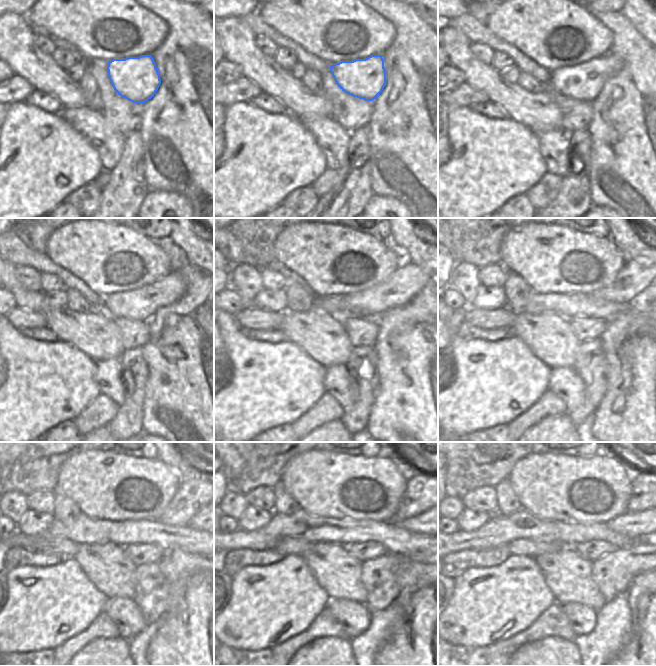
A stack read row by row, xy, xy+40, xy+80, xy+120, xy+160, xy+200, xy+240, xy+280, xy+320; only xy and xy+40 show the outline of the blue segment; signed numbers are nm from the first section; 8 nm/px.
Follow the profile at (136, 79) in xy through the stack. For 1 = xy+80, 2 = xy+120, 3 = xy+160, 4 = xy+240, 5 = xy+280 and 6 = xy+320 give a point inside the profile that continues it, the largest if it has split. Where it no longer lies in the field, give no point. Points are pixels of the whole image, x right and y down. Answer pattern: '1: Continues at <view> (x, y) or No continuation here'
1: Continues at xy+80 (585, 81)
2: Continues at xy+120 (140, 304)
3: Continues at xy+160 (408, 280)
4: Continues at xy+240 (192, 495)
5: Continues at xy+280 (417, 498)
6: Continues at xy+320 (641, 498)

